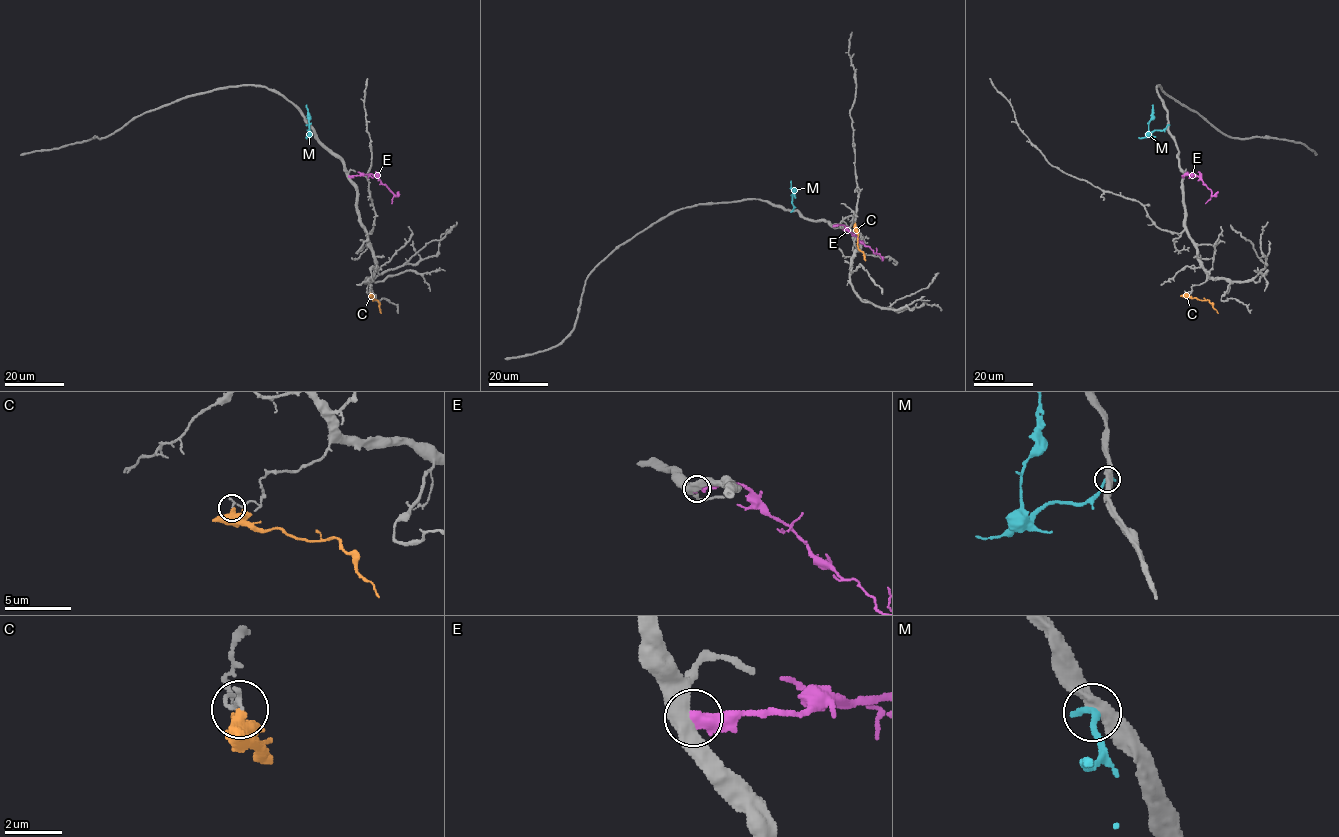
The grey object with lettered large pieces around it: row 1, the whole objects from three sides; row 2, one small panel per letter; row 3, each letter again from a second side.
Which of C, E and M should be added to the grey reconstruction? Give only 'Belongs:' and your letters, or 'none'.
Belongs: none

